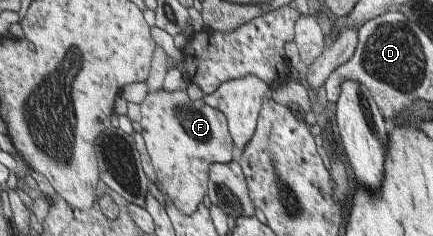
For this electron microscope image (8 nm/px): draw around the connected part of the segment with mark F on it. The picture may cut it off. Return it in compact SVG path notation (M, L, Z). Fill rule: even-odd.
M183 90L147 92L141 104L143 119L140 135L145 139L148 157L155 173L157 188L183 213L193 214L205 197L208 166L211 163L231 162L232 142L226 117L214 107L199 100L189 100Z

